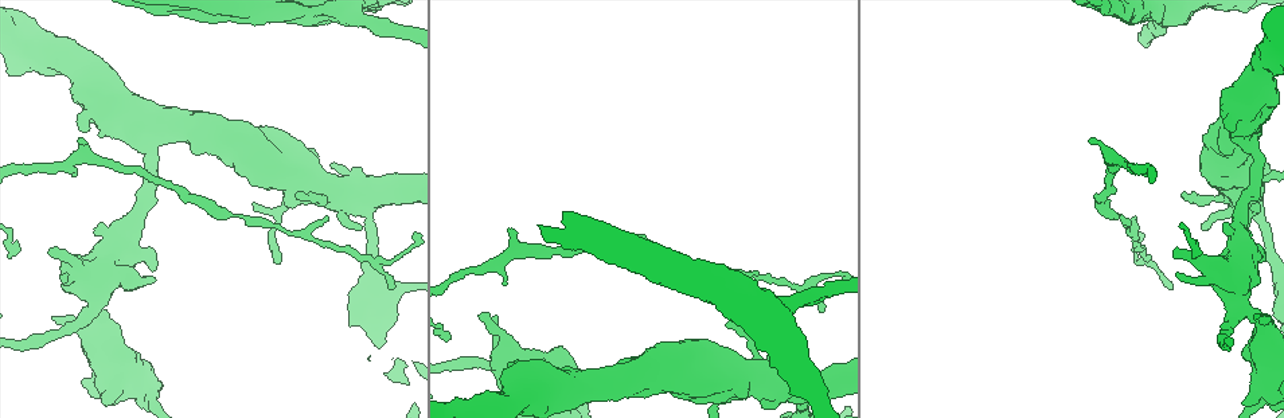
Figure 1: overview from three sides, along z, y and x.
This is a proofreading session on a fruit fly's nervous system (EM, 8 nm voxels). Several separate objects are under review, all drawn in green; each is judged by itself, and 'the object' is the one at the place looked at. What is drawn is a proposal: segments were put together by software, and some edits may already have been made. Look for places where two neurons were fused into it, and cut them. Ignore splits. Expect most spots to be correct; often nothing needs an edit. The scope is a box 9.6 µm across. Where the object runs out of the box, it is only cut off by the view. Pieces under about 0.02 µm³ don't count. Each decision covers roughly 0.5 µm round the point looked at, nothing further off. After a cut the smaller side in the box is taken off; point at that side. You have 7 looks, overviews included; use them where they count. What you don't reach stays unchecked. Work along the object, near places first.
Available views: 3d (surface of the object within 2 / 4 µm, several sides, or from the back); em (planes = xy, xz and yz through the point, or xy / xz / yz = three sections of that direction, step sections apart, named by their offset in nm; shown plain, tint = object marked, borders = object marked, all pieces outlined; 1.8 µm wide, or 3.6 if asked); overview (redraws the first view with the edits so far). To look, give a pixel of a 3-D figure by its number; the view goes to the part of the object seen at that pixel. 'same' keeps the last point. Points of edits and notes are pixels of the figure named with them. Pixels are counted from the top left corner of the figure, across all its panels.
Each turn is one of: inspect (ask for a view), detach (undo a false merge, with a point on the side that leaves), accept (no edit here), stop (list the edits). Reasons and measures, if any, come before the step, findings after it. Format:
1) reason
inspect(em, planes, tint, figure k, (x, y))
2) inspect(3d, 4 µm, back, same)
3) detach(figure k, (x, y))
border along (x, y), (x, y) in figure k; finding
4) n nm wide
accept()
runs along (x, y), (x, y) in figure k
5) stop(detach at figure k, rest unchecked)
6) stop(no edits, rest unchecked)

calibre changes
inspect(em, xz, step 4, tint, figure 1, (1258, 394))

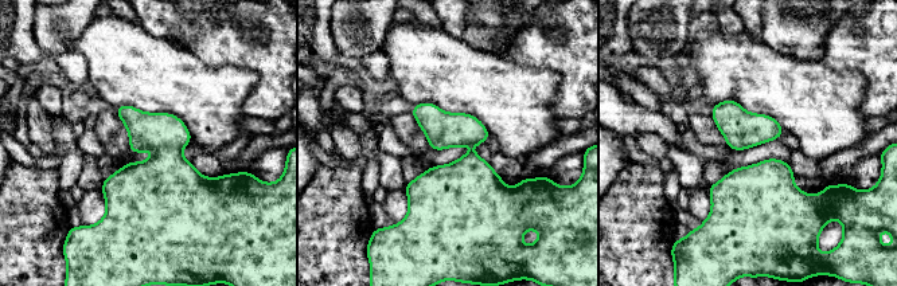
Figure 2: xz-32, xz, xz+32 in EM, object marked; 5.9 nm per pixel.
220 nm wide
accept()
all the same neuron

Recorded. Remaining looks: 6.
sudden change in width
inspect(em, planes, plain, figure 1, (150, 138))

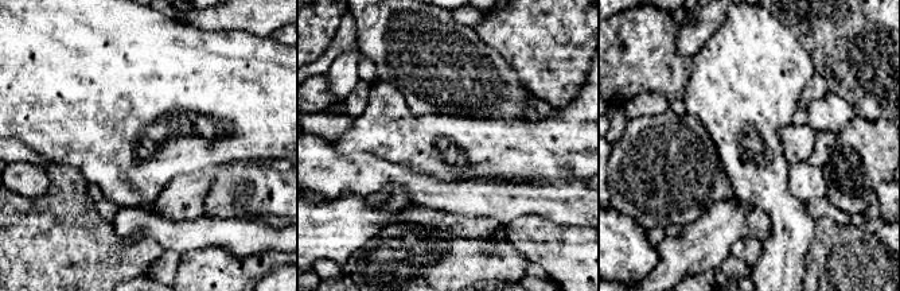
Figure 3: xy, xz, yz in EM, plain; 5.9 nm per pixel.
inspect(em, planes, tint, same)

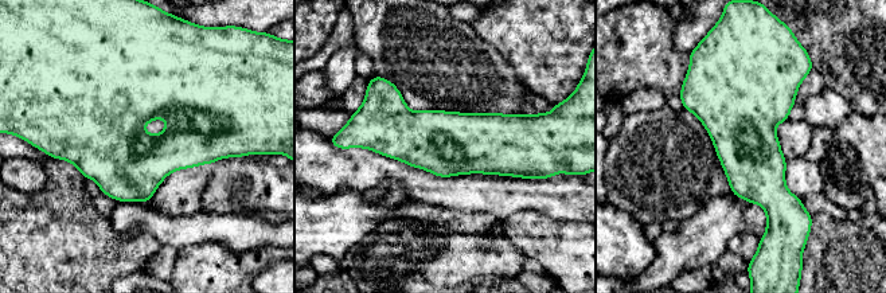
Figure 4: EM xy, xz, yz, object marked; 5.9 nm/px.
accept()
continuous, no second neuron

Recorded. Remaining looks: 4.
thick turns thin
inspect(em, xy, step 4, tint, figure 1, (73, 261))

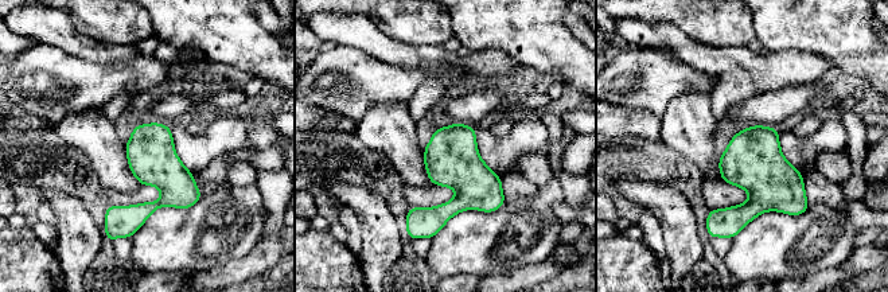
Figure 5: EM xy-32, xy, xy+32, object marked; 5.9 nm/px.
inspect(em, planes, tint, same)

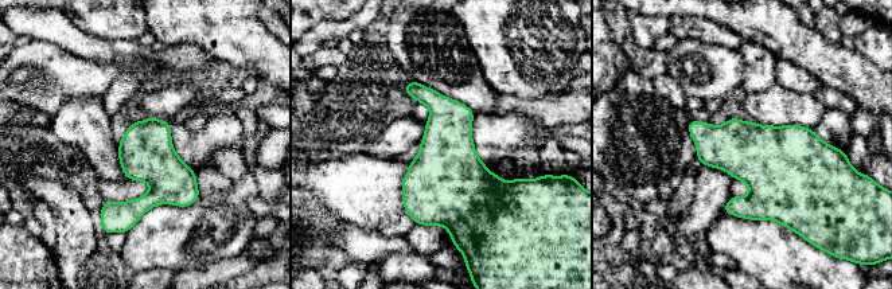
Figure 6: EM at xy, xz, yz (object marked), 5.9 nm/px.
320 nm wide
accept()
all the same neuron

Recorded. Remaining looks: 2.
stop(no edits, rest unchecked)

